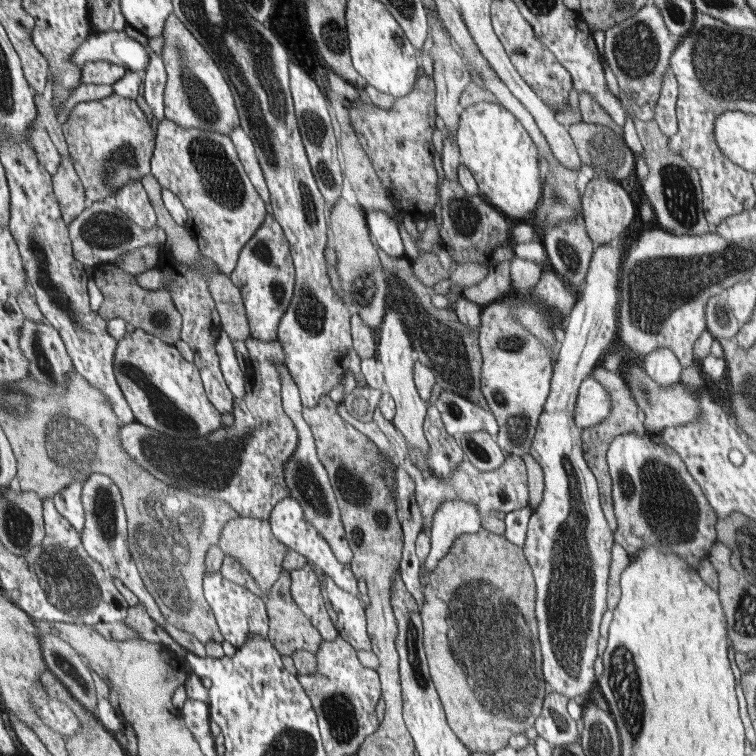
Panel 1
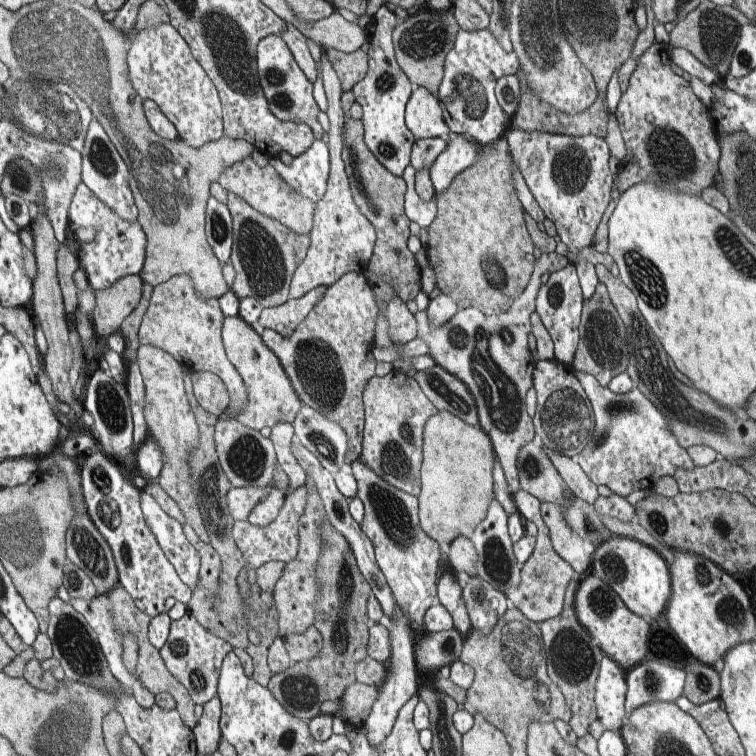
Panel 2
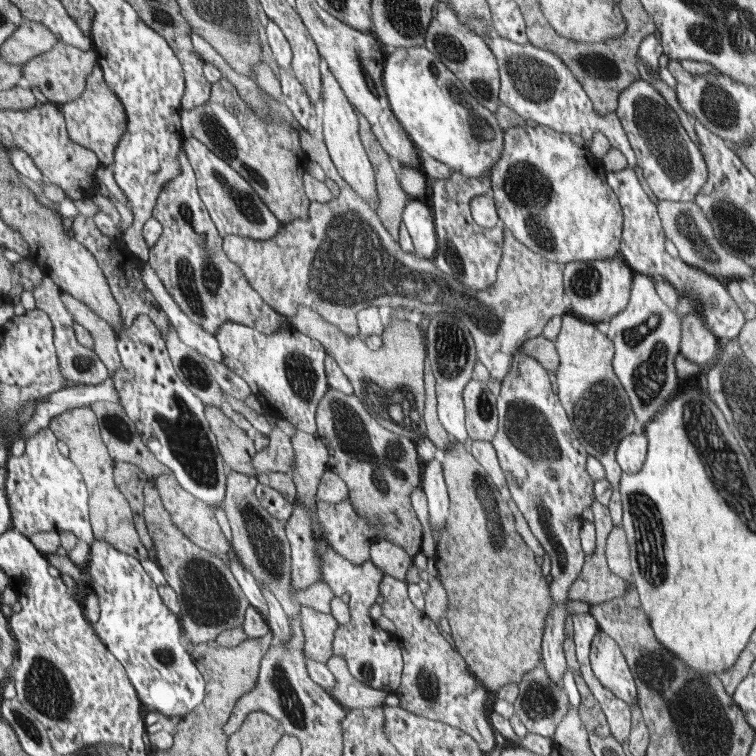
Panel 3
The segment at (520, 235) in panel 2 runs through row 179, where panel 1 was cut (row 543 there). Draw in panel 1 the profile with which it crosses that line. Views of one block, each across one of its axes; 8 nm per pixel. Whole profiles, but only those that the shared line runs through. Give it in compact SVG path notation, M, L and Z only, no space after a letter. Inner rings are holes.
M484 528L476 534L460 534L424 586L421 613L425 619L429 672L441 693L449 724L474 753L493 755L498 750L511 748L510 738L530 732L545 707L547 682L540 632L536 630L534 596L534 576L524 550L504 535Z

